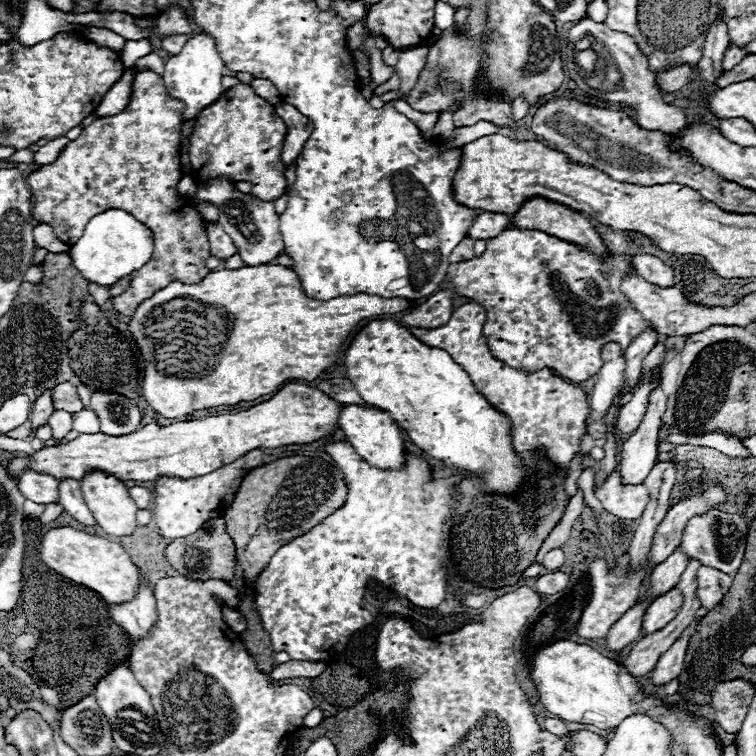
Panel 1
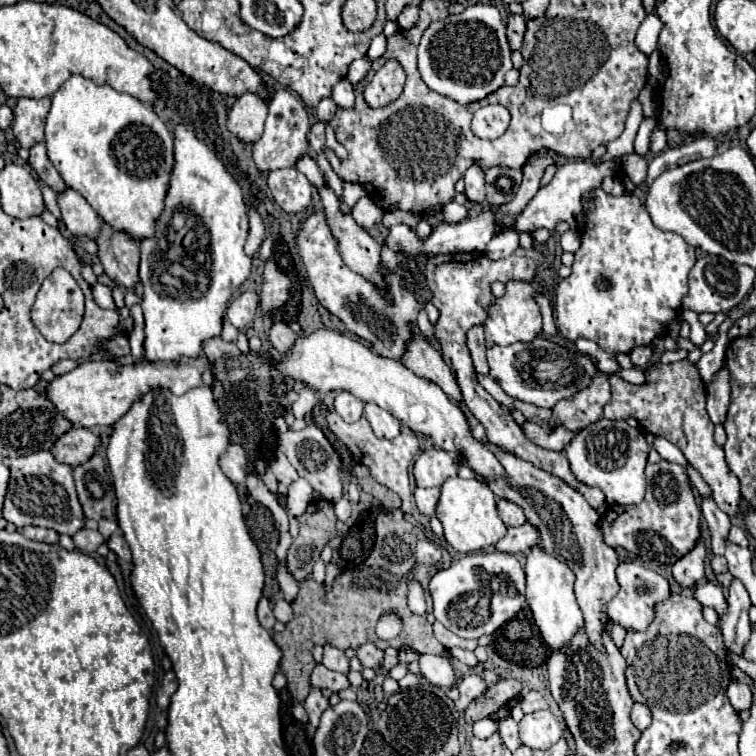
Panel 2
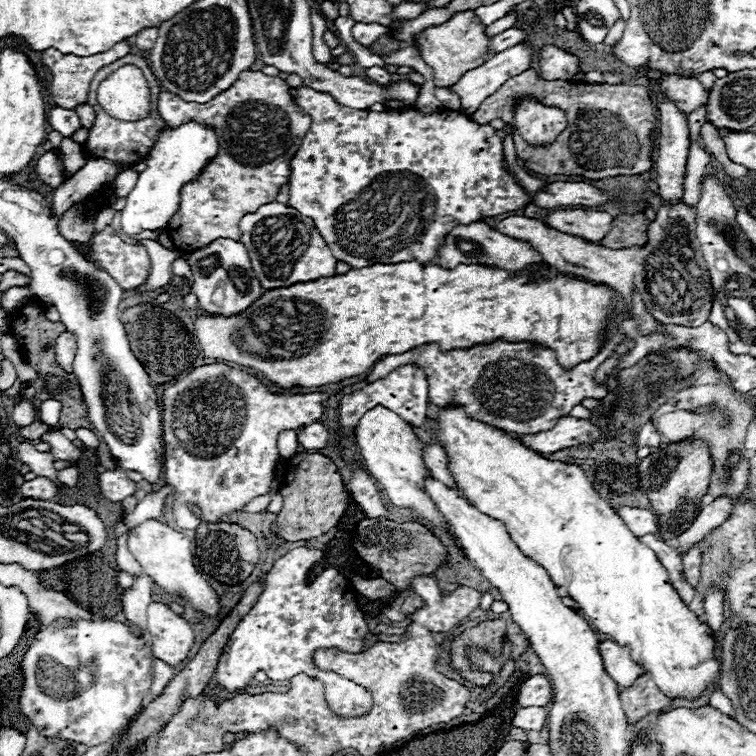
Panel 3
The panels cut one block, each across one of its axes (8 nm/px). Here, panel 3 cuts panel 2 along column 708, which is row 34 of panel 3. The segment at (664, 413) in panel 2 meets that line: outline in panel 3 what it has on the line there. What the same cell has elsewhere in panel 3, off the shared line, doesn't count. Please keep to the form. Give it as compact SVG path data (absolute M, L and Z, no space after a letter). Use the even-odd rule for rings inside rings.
M468 10L464 14L456 14L448 22L440 26L432 26L416 36L418 46L422 46L422 58L424 62L436 72L436 86L452 86L456 84L468 70L474 70L488 62L494 52L488 52L490 36L484 34L484 24L478 20L478 16Z

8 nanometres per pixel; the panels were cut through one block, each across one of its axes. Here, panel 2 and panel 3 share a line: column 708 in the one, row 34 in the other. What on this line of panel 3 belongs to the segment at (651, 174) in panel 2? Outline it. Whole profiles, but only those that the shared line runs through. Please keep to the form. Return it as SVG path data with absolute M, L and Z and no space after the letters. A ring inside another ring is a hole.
M148 28L148 30L142 30L140 34L134 36L134 48L138 48L140 52L148 52L152 46L154 46L154 40L158 36L158 30L156 28Z

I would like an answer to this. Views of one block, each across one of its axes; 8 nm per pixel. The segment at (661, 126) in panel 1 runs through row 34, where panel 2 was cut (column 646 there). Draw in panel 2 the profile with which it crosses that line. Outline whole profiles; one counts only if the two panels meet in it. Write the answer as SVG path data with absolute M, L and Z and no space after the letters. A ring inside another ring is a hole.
M622 562L616 570L620 580L620 592L612 598L608 604L608 616L614 624L620 624L624 630L642 632L648 628L655 615L655 605L664 602L670 596L670 585L666 578L662 578L658 572L644 568L636 562Z

